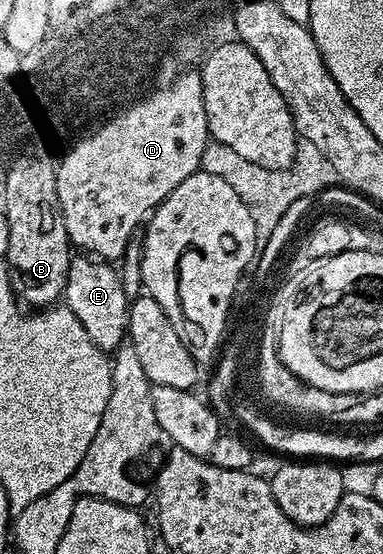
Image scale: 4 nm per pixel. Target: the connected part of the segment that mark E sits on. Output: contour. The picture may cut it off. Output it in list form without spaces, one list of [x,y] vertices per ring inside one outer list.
[[[75,257],[72,258],[69,265],[69,277],[65,281],[62,302],[81,321],[89,337],[102,351],[113,353],[128,338],[127,318],[131,312],[129,296],[123,288],[123,276],[118,270],[115,271],[110,262],[104,261],[98,257]]]

